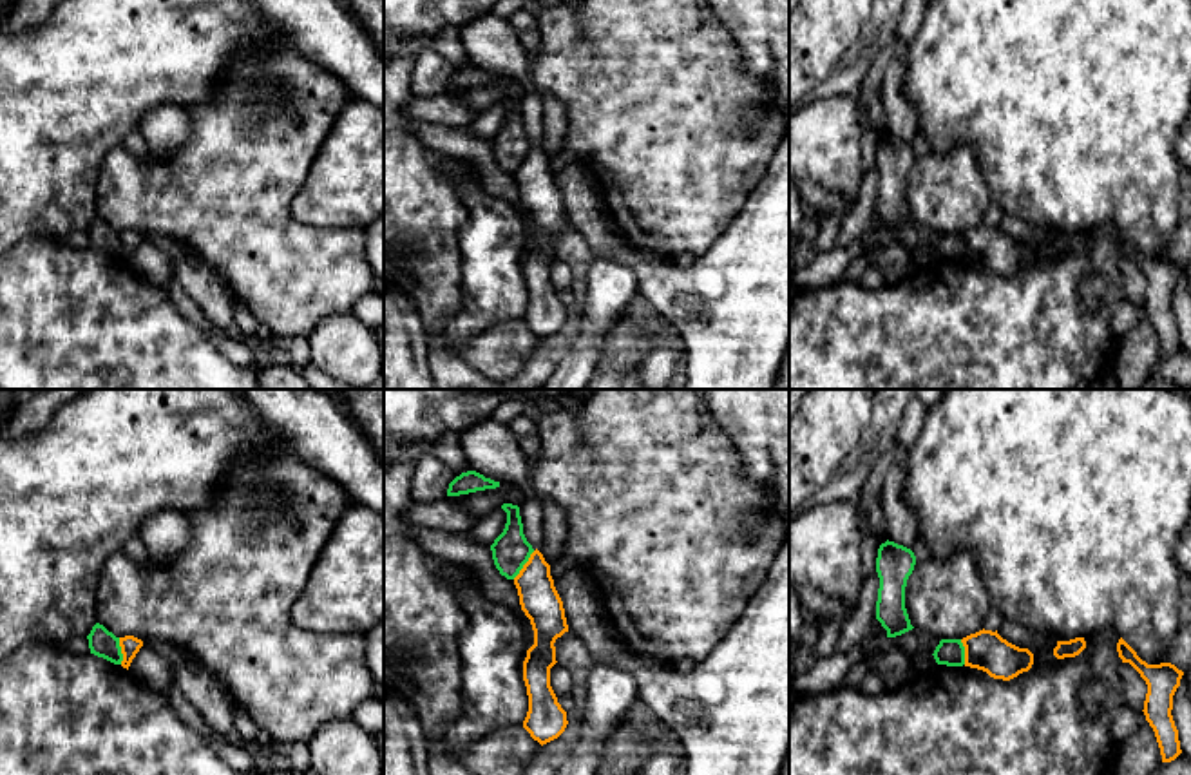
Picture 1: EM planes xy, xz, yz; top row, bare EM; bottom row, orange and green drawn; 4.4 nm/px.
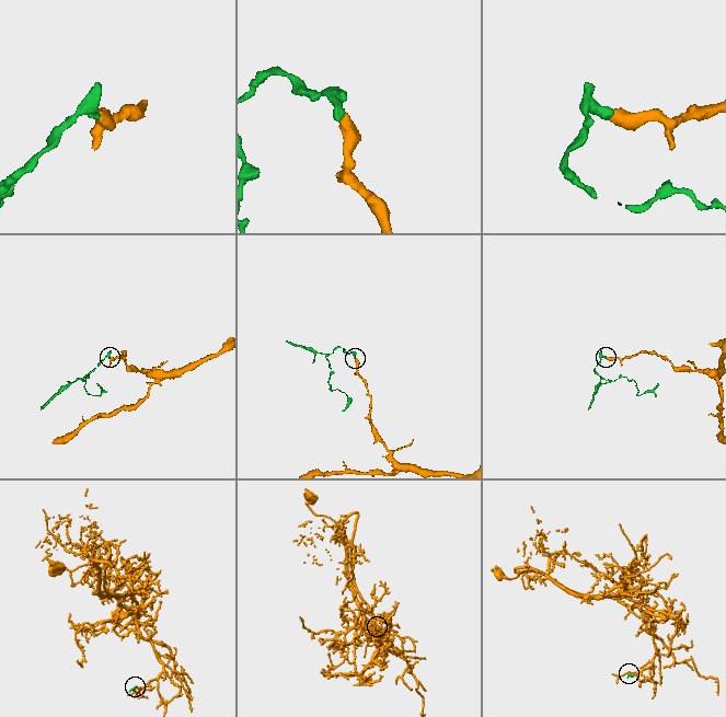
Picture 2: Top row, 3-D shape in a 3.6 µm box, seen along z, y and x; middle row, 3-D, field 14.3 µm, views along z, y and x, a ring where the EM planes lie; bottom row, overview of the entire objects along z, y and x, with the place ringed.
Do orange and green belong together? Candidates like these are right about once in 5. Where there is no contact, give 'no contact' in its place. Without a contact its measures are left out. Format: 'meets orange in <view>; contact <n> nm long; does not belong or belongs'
meets orange in xz; contact 160 nm long; does not belong

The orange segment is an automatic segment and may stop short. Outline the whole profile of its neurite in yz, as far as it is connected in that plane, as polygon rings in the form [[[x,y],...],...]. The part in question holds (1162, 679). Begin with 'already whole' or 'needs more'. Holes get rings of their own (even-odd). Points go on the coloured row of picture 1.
already whole | [[[1122,637],[1117,643],[1117,652],[1122,663],[1129,663],[1148,684],[1142,712],[1155,732],[1162,762],[1175,761],[1182,750],[1171,710],[1184,672],[1171,663],[1148,665]]]

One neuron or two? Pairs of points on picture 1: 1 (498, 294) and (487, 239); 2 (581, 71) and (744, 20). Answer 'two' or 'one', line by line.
1: one
2: two

